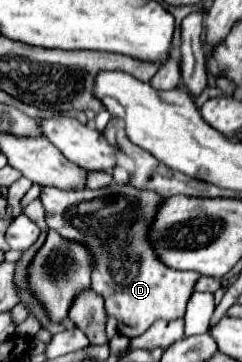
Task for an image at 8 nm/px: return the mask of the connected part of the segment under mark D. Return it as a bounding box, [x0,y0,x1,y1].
[39,184,199,338]

